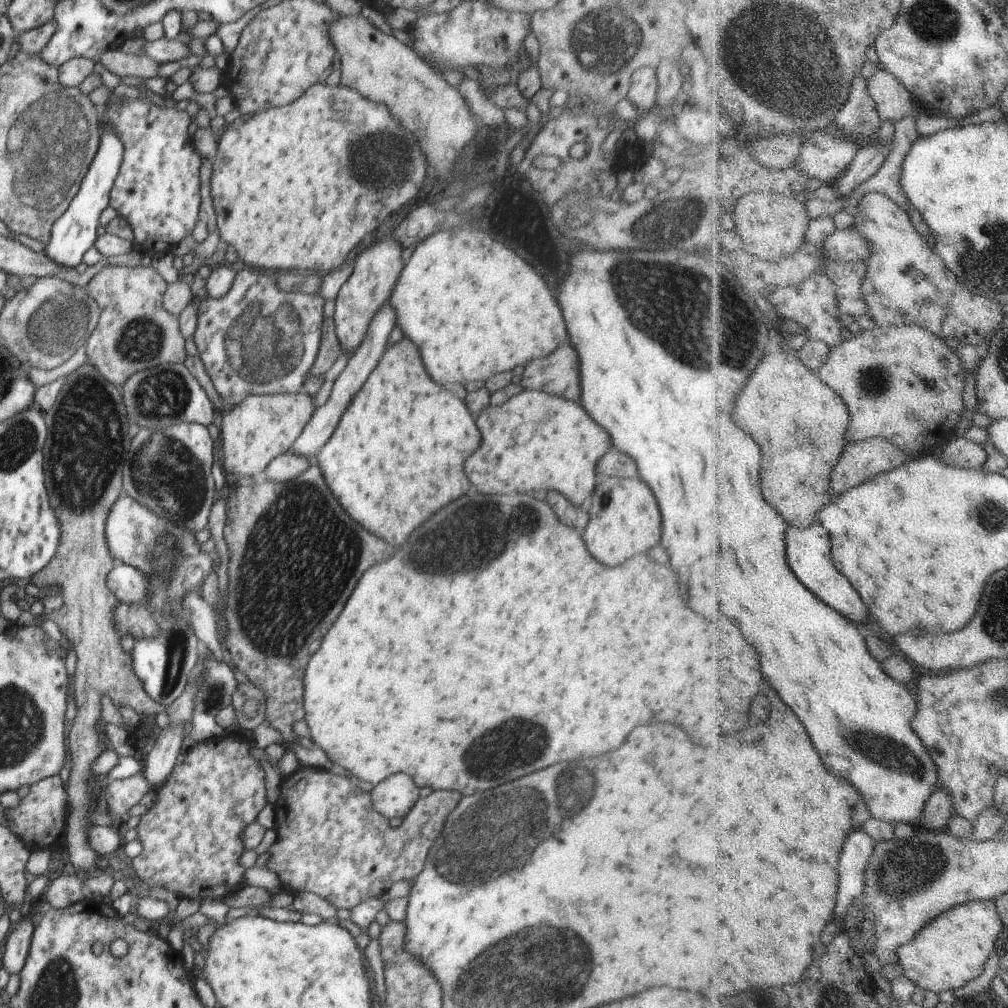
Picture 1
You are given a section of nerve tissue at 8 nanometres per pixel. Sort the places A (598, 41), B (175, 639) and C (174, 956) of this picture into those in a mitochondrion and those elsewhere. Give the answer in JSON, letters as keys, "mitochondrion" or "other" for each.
{"A":"mitochondrion","B":"mitochondrion","C":"other"}

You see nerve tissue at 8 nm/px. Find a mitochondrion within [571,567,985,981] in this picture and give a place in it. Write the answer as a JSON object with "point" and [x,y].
{"point":[907,869]}

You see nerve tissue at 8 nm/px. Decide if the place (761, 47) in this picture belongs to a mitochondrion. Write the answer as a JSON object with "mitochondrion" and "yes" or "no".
{"mitochondrion":"yes"}

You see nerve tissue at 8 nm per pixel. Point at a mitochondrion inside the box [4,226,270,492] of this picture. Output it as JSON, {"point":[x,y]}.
{"point":[55,321]}

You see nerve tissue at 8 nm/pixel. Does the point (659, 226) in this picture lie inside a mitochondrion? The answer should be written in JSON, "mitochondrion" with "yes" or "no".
{"mitochondrion":"yes"}

